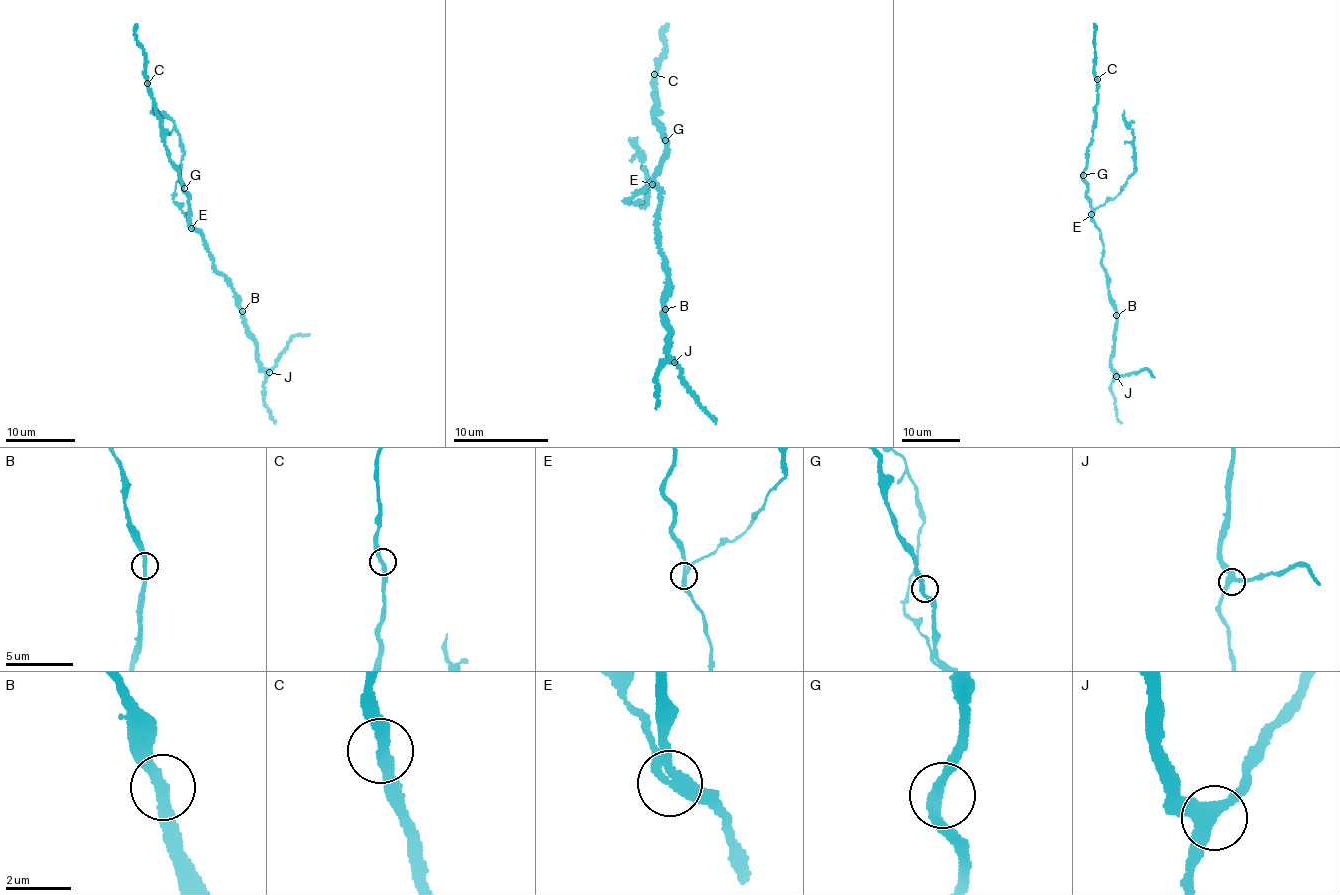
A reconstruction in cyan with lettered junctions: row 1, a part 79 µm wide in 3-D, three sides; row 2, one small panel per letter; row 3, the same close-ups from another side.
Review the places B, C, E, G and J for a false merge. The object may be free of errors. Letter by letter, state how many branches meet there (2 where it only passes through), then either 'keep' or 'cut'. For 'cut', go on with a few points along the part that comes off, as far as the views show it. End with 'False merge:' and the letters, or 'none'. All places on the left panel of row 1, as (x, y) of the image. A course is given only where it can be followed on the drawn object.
B: 2 | keep
C: 2 | keep
E: 3 | cut | (190, 227), (173, 200), (184, 155), (174, 120), (157, 111), (154, 103)
G: 2 | keep
J: 3 | keep
False merge: E

